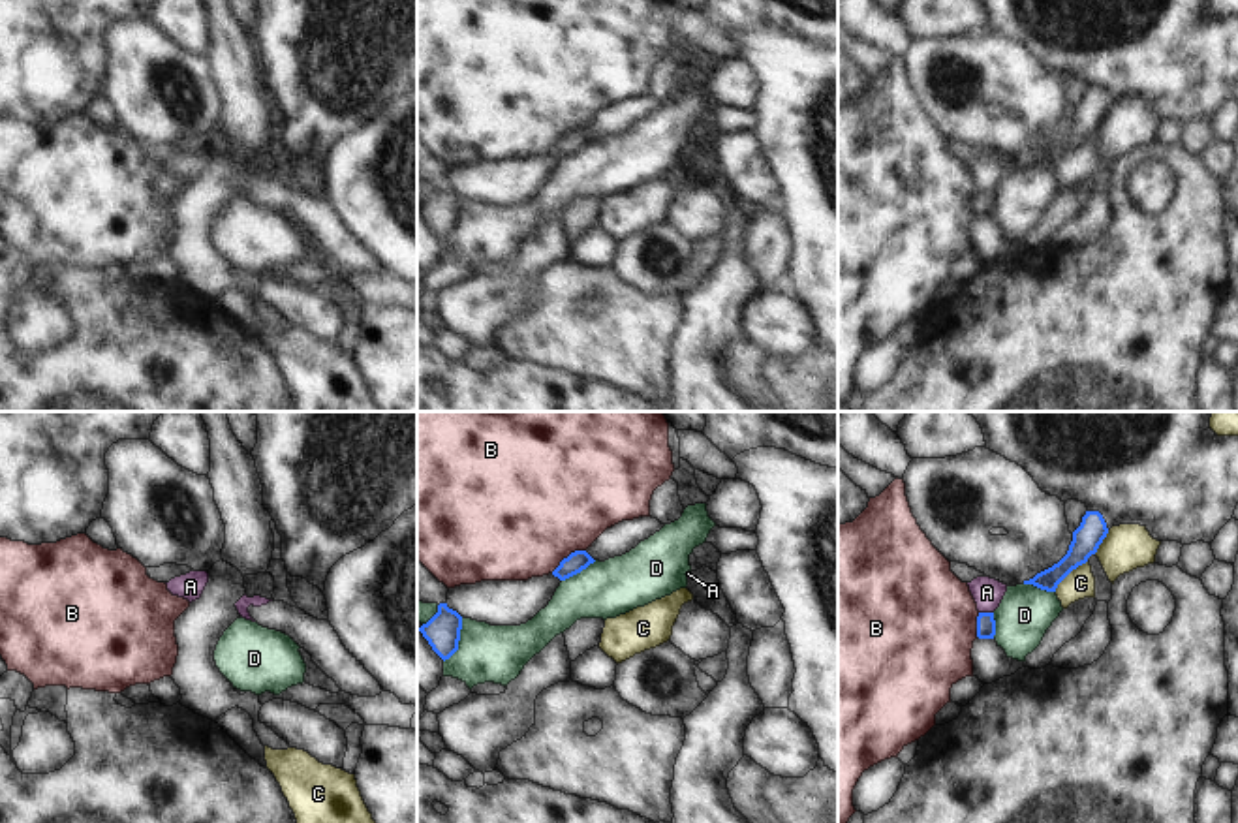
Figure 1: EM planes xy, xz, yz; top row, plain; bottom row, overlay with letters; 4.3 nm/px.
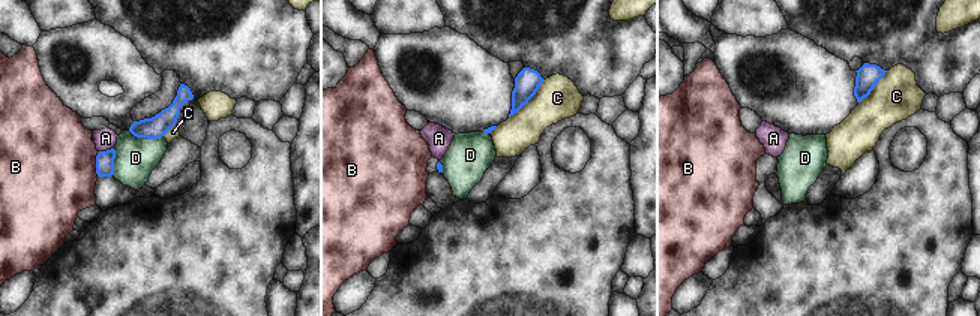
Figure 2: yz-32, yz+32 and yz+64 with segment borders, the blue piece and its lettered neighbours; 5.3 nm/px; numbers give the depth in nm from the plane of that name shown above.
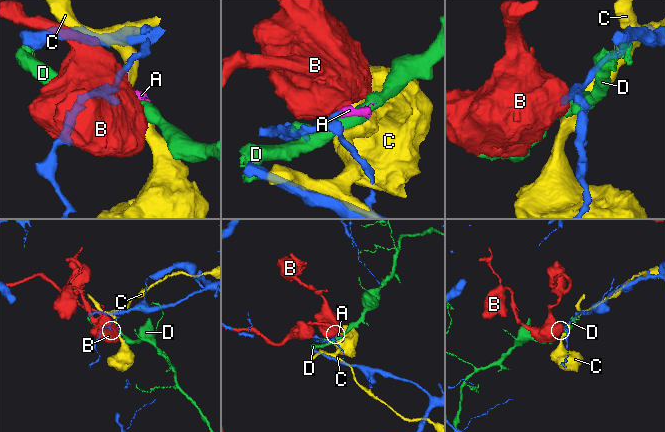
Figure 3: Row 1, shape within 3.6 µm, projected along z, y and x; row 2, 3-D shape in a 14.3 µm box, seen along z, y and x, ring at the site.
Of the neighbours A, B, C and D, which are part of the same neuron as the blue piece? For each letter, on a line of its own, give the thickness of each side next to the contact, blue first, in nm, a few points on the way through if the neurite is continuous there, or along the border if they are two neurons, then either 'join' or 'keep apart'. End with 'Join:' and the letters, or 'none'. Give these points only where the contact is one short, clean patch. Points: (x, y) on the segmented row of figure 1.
A: calibres 80 and 130 nm; border yz (979, 611), (992, 613); keep apart
B: calibres 90 and 500 nm; border xz (585, 549), (572, 551), (551, 572); keep apart
C: calibres 120 and 130 nm; keep apart
D: calibres 150 and 240 nm; keep apart
Join: none

